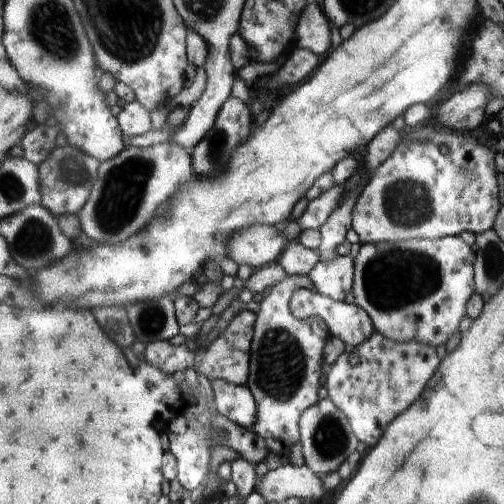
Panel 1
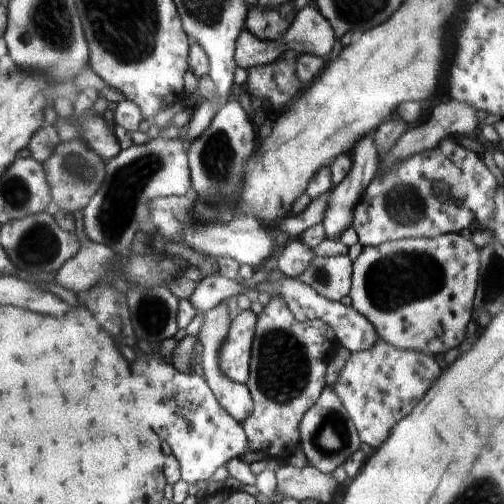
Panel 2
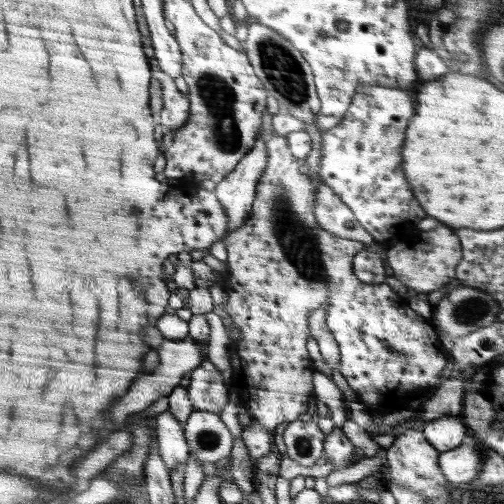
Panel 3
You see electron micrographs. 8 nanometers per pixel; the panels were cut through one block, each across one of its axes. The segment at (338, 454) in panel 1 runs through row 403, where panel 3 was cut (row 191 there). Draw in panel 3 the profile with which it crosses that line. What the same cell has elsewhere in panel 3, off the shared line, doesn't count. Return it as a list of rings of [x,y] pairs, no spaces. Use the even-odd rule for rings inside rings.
[[[309,128],[309,134],[313,136],[313,154],[307,158],[309,172],[313,174],[315,184],[319,186],[319,202],[317,202],[317,218],[323,224],[323,228],[335,236],[359,240],[365,246],[387,246],[385,242],[379,242],[375,236],[371,236],[355,212],[335,194],[335,190],[323,182],[319,176],[321,166],[321,144],[323,144],[323,132],[317,128]]]

